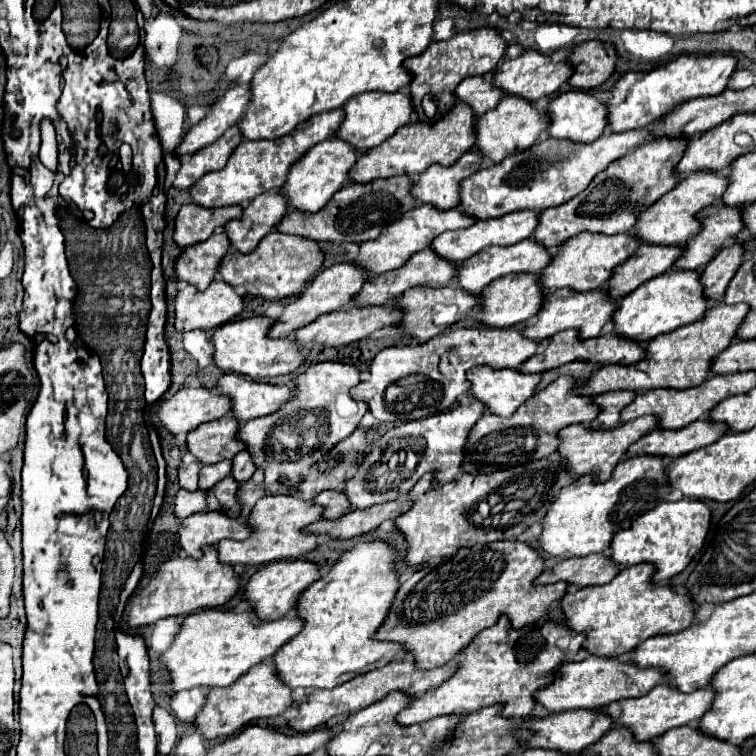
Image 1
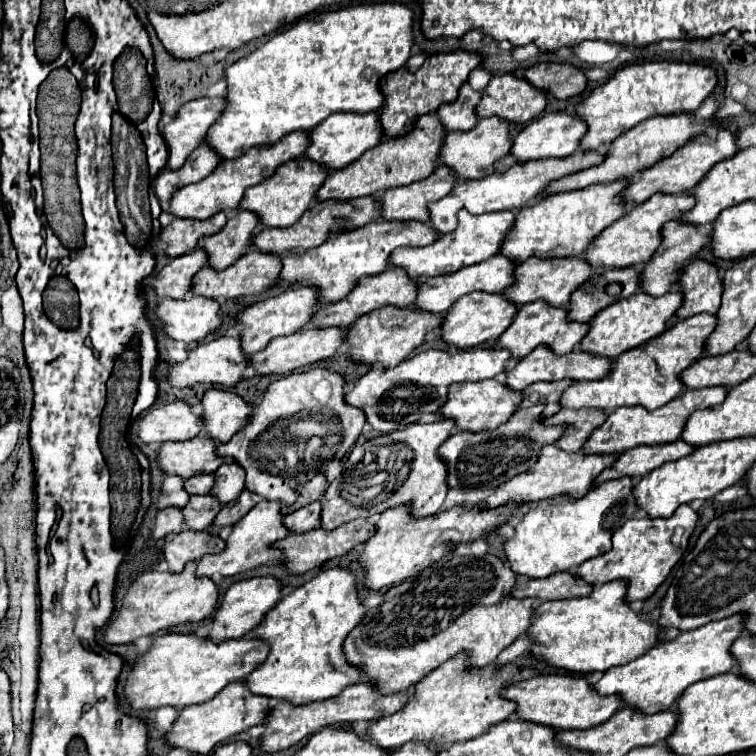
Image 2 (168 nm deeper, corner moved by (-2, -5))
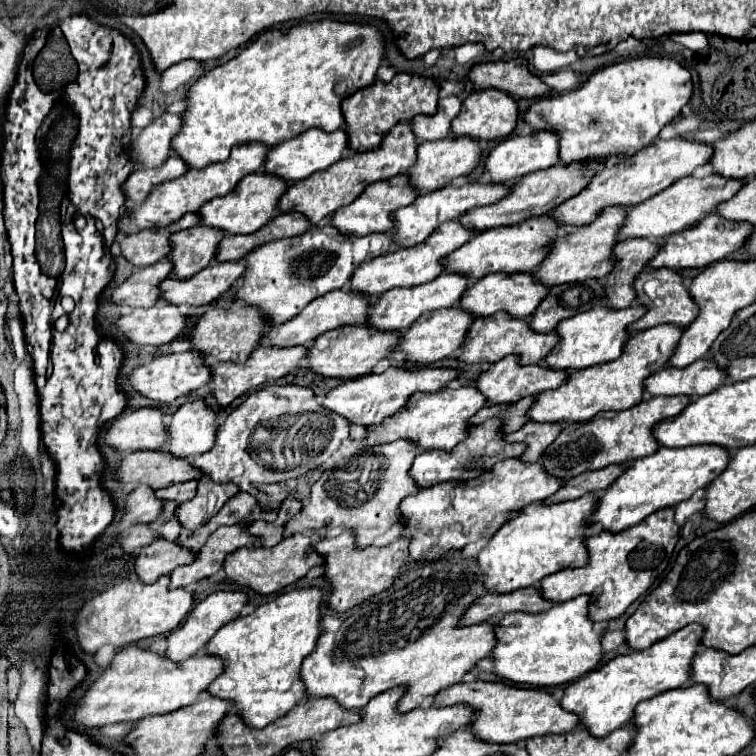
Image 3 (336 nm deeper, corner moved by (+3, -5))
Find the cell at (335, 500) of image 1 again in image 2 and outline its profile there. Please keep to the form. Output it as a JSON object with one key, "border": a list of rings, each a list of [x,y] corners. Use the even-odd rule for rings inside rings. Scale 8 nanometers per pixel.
{"border":[[[311,502],[305,508],[287,514],[283,522],[291,532],[309,532],[319,526],[319,516],[321,516],[321,502]]]}

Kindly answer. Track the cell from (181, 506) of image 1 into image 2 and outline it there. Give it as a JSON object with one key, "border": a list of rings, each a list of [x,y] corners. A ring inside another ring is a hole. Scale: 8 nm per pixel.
{"border":[[[163,508],[157,514],[151,536],[165,538],[165,536],[177,534],[177,532],[183,532],[183,508]]]}

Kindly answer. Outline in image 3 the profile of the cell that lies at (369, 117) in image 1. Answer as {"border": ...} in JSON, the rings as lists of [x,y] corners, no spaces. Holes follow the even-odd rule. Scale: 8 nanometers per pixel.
{"border":[[[312,128],[310,132],[302,132],[302,136],[296,136],[294,140],[284,140],[282,144],[270,148],[266,162],[264,162],[264,172],[278,176],[286,182],[298,182],[308,178],[310,174],[324,170],[328,166],[332,166],[334,162],[338,162],[346,152],[346,132],[338,130],[338,132],[322,132],[318,128]]]}

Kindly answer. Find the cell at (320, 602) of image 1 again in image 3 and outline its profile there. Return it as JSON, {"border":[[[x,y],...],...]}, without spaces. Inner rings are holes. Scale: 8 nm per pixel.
{"border":[[[302,588],[290,590],[286,594],[278,594],[272,602],[258,606],[252,614],[232,620],[222,626],[206,644],[206,654],[218,656],[224,662],[222,674],[210,684],[208,694],[234,702],[234,712],[248,724],[250,728],[264,728],[266,724],[282,718],[290,708],[294,708],[302,698],[306,698],[304,684],[300,680],[300,664],[314,650],[314,644],[320,636],[320,606],[324,602],[324,592],[318,588]]]}

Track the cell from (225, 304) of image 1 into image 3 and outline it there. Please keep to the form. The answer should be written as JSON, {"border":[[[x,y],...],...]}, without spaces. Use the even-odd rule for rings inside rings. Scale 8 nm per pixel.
{"border":[[[158,302],[152,308],[134,308],[132,312],[120,316],[116,320],[116,328],[126,336],[126,340],[134,342],[136,346],[162,346],[176,340],[186,330],[186,318],[178,312],[178,306]]]}

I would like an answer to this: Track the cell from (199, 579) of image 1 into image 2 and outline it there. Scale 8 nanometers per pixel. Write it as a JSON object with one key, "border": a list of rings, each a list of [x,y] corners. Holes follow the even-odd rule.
{"border":[[[195,562],[187,564],[187,568],[179,574],[159,570],[143,572],[127,590],[123,606],[109,620],[109,626],[105,626],[105,640],[111,644],[127,644],[137,640],[139,636],[149,636],[163,628],[173,628],[187,622],[201,622],[215,614],[217,602],[217,584],[209,578],[195,576]]]}

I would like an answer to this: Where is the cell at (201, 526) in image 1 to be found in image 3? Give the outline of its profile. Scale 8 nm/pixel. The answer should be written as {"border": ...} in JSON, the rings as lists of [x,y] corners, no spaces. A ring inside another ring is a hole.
{"border":[[[152,540],[152,544],[140,548],[134,560],[134,572],[144,584],[156,582],[160,576],[170,574],[174,568],[182,564],[190,564],[194,560],[194,552],[180,548],[176,542],[168,540]]]}

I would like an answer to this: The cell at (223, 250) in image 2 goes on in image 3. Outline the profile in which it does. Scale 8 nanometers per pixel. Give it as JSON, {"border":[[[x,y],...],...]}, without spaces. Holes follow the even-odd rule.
{"border":[[[194,226],[182,232],[176,232],[170,240],[170,256],[166,256],[174,264],[174,276],[178,280],[194,276],[214,260],[214,252],[224,238],[222,232],[214,228]]]}

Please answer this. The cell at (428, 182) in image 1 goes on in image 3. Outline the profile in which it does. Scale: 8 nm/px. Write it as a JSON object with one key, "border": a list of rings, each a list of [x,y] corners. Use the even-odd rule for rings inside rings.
{"border":[[[398,174],[398,176],[392,176],[390,180],[380,180],[380,182],[368,184],[354,202],[350,202],[348,206],[344,206],[332,214],[330,224],[334,228],[338,228],[338,232],[346,232],[350,236],[368,236],[374,232],[390,232],[390,228],[392,228],[390,214],[406,204],[412,204],[414,198],[416,198],[416,192],[408,184],[406,176]]]}

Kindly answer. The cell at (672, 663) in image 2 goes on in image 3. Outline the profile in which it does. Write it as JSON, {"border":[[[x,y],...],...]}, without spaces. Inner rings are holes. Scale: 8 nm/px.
{"border":[[[690,624],[680,632],[674,632],[658,640],[646,650],[638,650],[628,656],[616,656],[604,666],[570,682],[564,690],[560,706],[568,712],[574,712],[580,720],[580,726],[590,736],[602,738],[612,730],[628,724],[638,702],[686,684],[686,680],[690,678],[692,658],[700,648],[700,638],[702,626]]]}

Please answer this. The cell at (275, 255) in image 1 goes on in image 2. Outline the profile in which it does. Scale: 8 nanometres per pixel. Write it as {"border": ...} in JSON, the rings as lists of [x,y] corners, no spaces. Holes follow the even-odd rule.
{"border":[[[251,248],[235,264],[231,264],[225,270],[215,270],[211,266],[205,266],[203,272],[199,270],[195,274],[195,280],[193,280],[193,294],[201,294],[207,298],[215,298],[215,300],[231,300],[231,298],[239,298],[239,296],[257,296],[257,294],[269,292],[271,288],[277,286],[281,268],[283,268],[281,256]]]}

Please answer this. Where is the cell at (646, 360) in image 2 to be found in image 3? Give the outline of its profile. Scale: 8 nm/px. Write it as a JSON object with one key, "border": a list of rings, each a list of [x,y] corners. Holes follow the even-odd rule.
{"border":[[[672,324],[654,326],[648,330],[642,330],[628,338],[624,344],[622,354],[608,364],[598,364],[586,370],[570,372],[566,382],[556,390],[546,390],[536,396],[534,404],[528,410],[528,420],[532,422],[586,422],[592,416],[596,416],[602,410],[628,410],[642,402],[644,398],[644,380],[662,370],[666,366],[666,360],[674,354],[674,348],[678,344],[678,338],[682,336],[682,328]]]}

